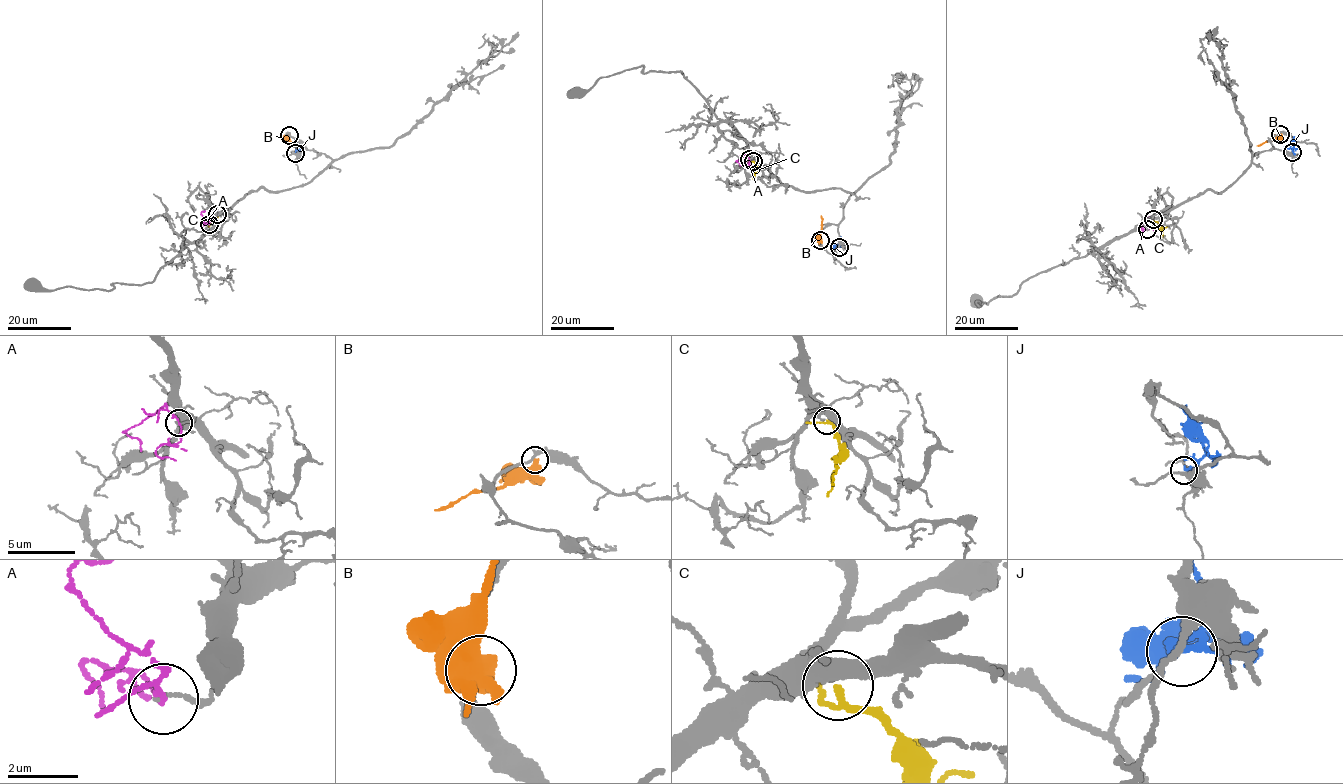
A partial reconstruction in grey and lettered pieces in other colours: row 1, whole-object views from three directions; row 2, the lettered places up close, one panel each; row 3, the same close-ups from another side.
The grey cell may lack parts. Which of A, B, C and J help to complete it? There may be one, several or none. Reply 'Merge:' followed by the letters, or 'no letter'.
Merge: C

